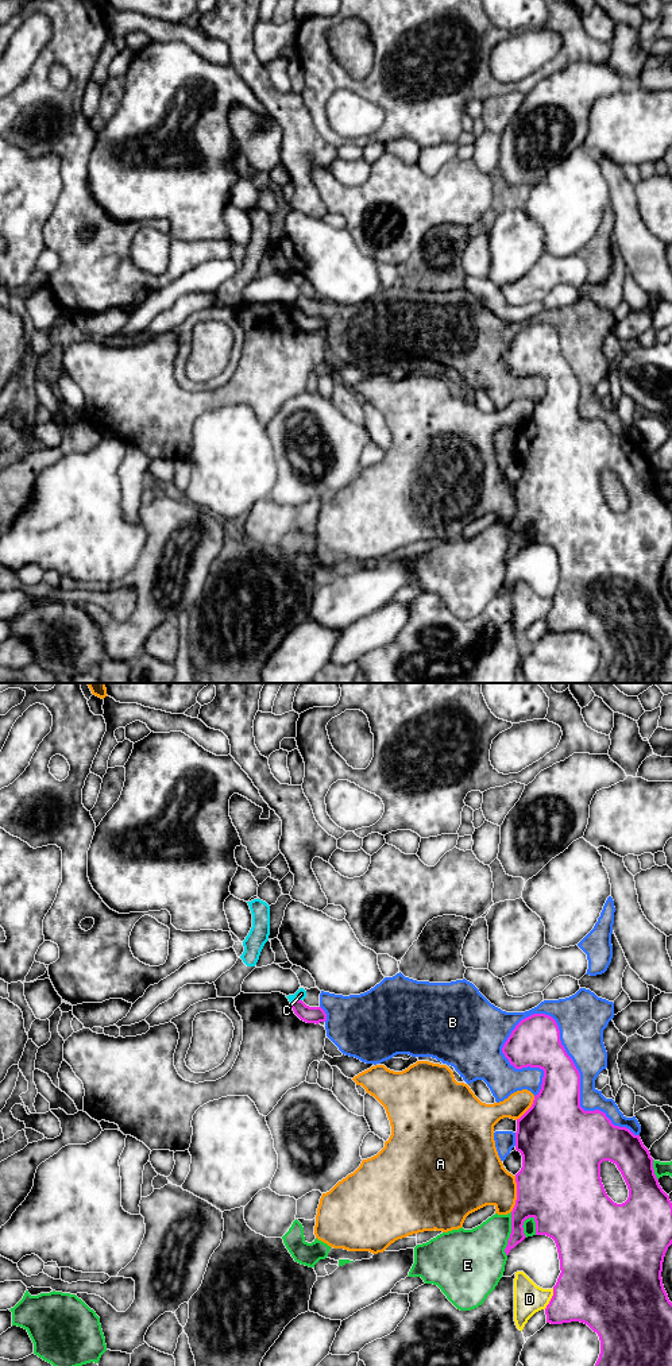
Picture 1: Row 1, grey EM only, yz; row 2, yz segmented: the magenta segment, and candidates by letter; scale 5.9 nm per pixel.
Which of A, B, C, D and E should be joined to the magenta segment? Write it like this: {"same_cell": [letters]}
{"same_cell": []}

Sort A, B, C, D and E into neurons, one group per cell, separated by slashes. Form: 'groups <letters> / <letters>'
groups A / B C / D / E

